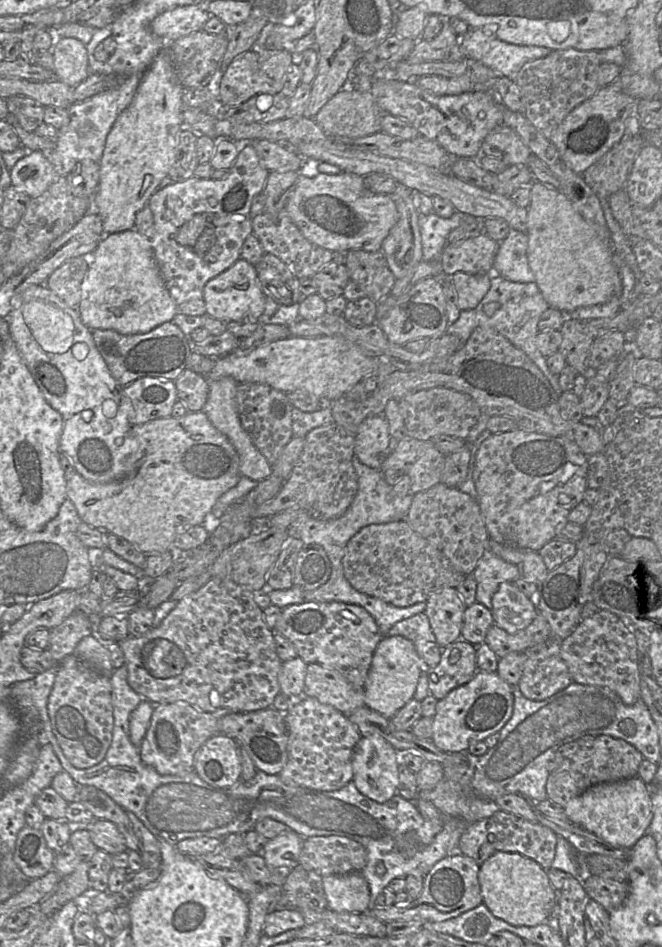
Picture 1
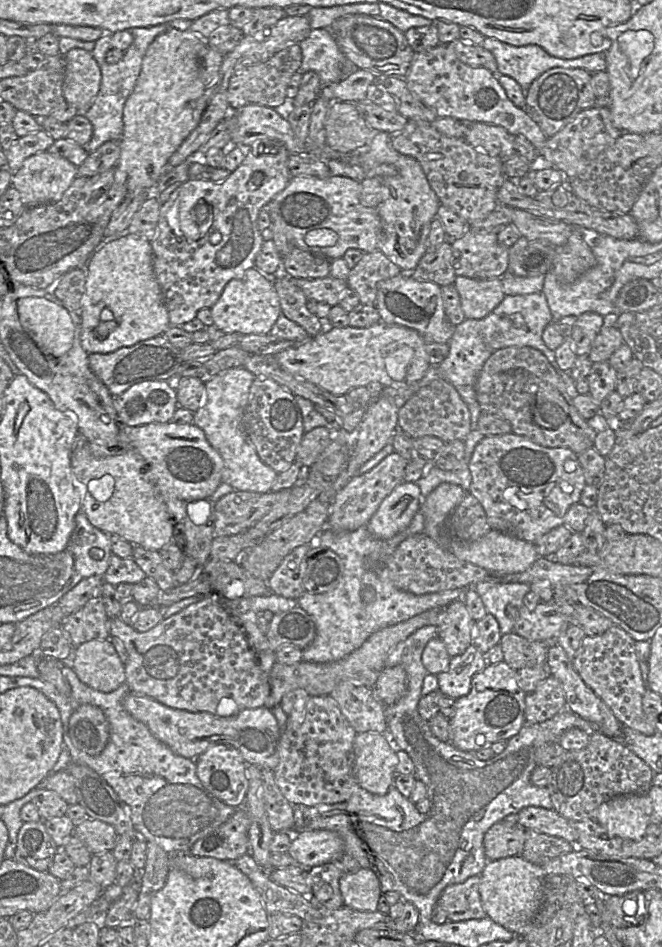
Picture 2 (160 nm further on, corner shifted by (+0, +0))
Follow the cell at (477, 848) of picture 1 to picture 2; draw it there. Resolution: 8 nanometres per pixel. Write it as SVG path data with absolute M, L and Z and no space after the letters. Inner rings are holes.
M498 822L492 825L484 835L483 844L488 860L521 855L524 848L524 828Z

